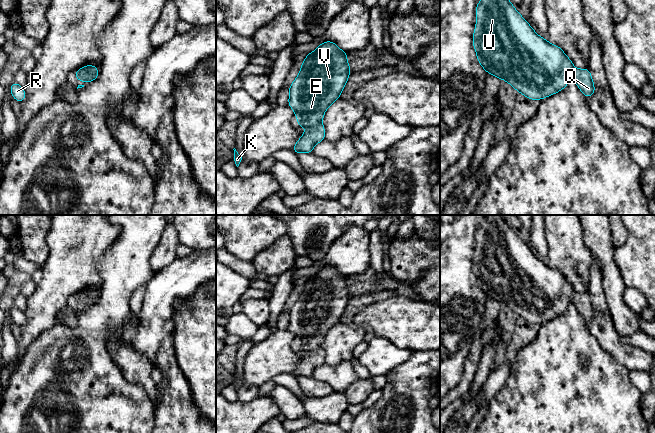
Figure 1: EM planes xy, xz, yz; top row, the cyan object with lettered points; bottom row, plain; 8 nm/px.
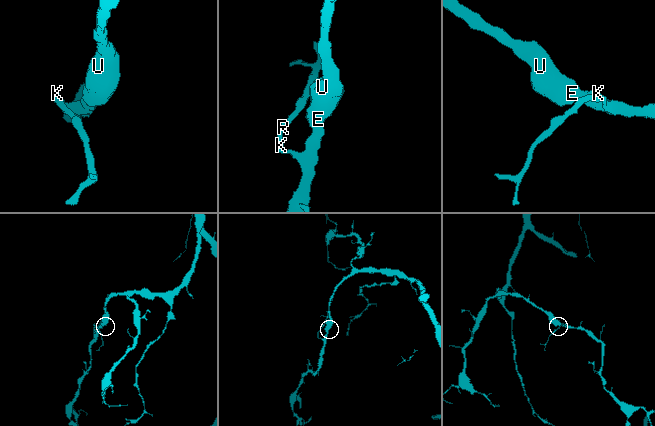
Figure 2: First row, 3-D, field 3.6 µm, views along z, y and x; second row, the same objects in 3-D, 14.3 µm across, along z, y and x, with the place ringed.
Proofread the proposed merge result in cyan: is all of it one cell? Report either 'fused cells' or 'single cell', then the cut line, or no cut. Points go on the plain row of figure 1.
single cell; cut none

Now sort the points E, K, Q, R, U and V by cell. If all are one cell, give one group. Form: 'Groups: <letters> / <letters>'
Groups: E K Q R U V

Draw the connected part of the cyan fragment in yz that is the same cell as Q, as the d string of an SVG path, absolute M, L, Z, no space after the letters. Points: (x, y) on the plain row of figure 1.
M485 215L476 230L476 243L473 271L486 297L506 304L519 317L532 324L541 324L563 314L571 303L586 322L595 317L589 293L575 293L560 271L536 258L503 215Z

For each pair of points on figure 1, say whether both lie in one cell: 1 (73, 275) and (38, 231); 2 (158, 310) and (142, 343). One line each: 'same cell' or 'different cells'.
1: different cells
2: same cell

